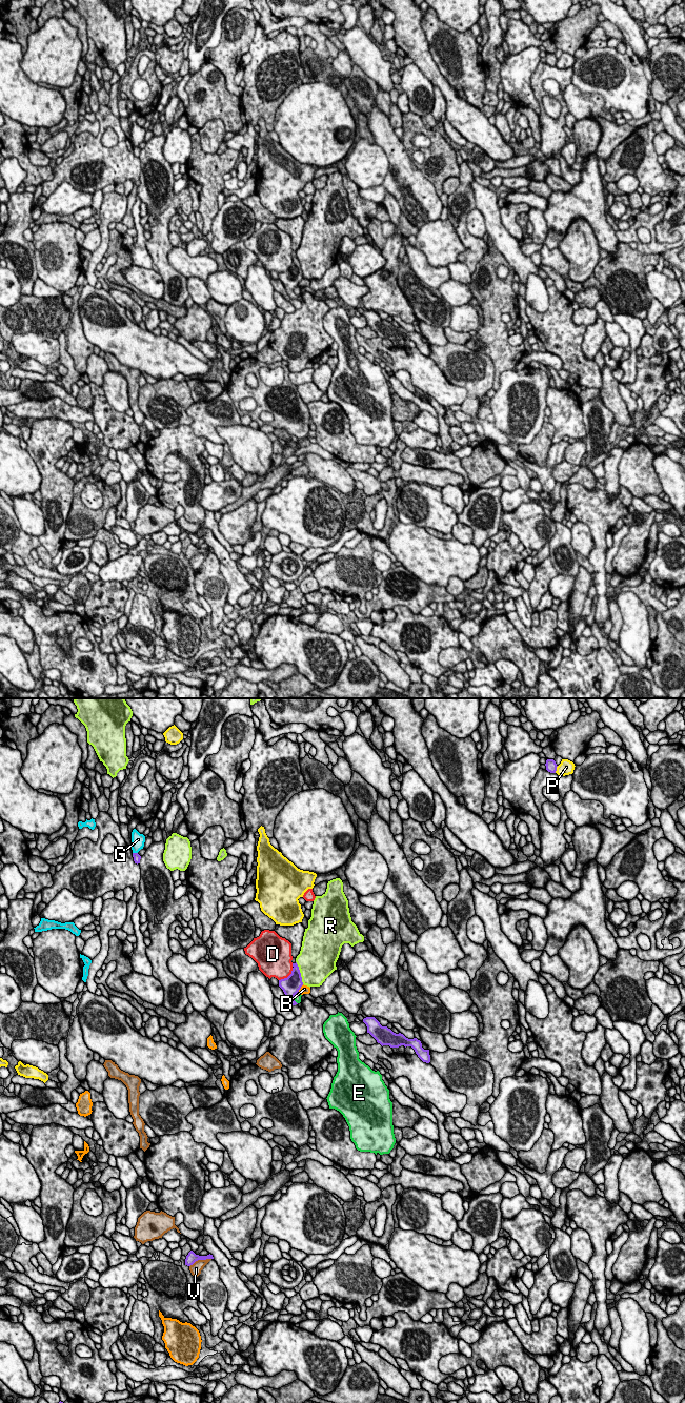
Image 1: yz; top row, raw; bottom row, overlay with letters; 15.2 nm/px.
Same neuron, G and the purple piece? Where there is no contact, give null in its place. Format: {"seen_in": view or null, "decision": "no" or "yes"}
{"seen_in": "yz", "decision": "no"}

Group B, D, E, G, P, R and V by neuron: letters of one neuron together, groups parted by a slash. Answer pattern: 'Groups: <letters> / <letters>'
Groups: B / D / E / G / P / R / V

